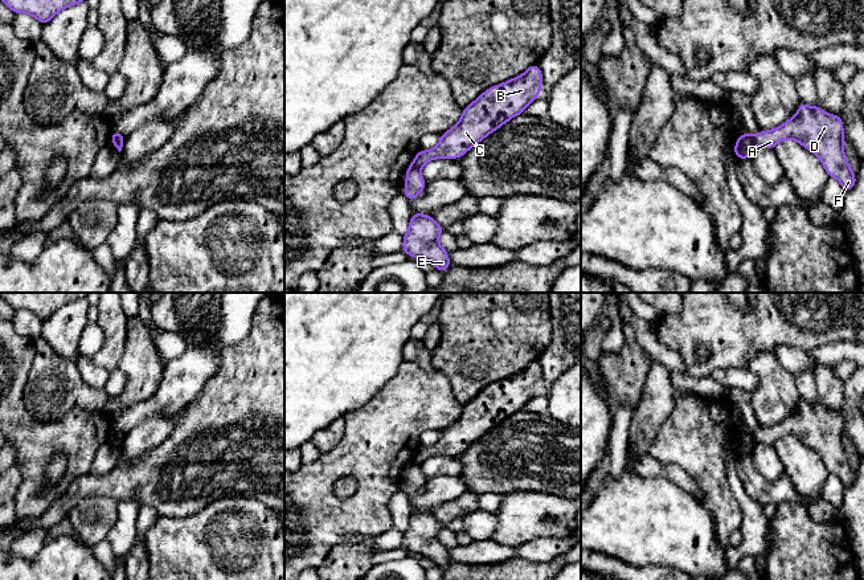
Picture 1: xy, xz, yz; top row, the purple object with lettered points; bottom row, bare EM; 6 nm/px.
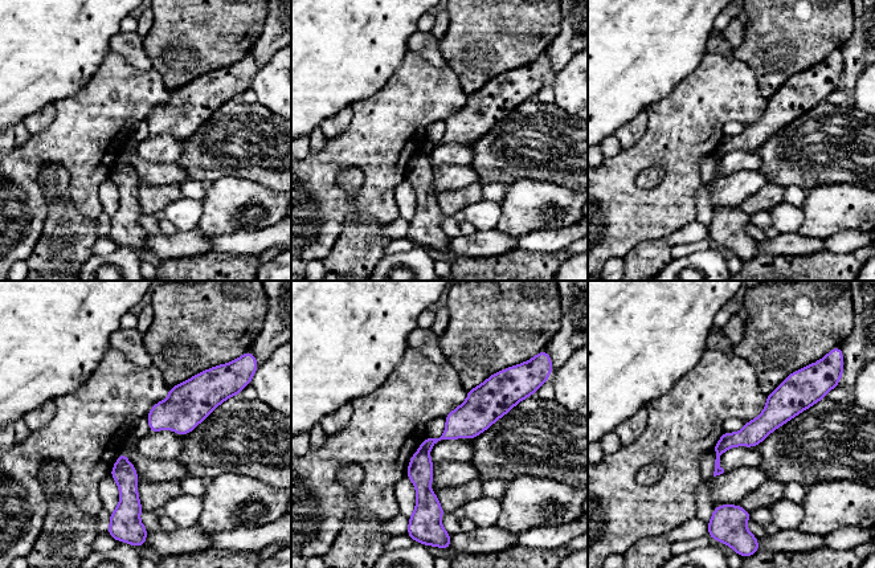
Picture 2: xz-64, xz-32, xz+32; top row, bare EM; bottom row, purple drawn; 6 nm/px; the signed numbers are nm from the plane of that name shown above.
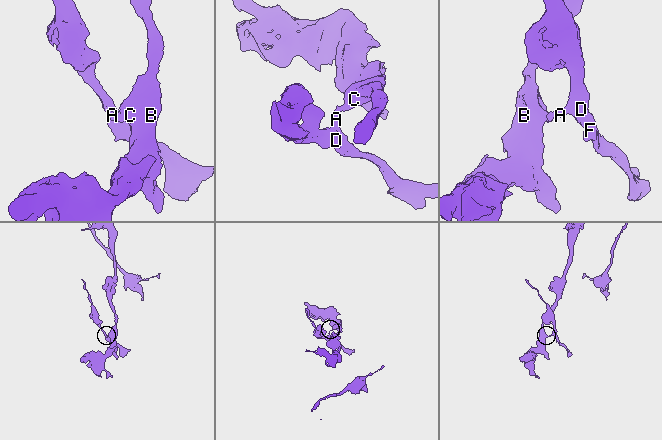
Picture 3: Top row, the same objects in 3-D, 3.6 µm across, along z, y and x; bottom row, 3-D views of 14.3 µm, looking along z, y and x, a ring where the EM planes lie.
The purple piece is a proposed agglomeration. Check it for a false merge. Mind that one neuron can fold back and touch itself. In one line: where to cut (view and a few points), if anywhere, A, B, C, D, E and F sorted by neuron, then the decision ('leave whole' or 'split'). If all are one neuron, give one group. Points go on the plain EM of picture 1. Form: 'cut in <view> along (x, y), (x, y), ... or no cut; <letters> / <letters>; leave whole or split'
cut in xz along (410, 462), (420, 465); A D E F / B C; split

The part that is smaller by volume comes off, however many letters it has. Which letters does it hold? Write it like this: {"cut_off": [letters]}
{"cut_off": ["A", "D", "E", "F"]}

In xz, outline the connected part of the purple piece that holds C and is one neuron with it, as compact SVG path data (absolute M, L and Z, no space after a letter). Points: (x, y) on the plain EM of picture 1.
M533 360L524 371L491 383L463 405L462 414L453 425L441 430L437 444L419 446L410 463L421 466L433 456L459 456L487 432L523 411L539 395L541 380L542 369Z

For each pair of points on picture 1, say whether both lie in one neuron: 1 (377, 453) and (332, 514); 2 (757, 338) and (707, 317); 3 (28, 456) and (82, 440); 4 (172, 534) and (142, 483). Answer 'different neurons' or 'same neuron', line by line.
1: same neuron
2: same neuron
3: same neuron
4: different neurons

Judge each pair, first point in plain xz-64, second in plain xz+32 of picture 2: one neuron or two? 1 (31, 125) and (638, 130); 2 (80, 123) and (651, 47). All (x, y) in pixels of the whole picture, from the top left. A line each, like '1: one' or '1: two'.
1: one
2: two

